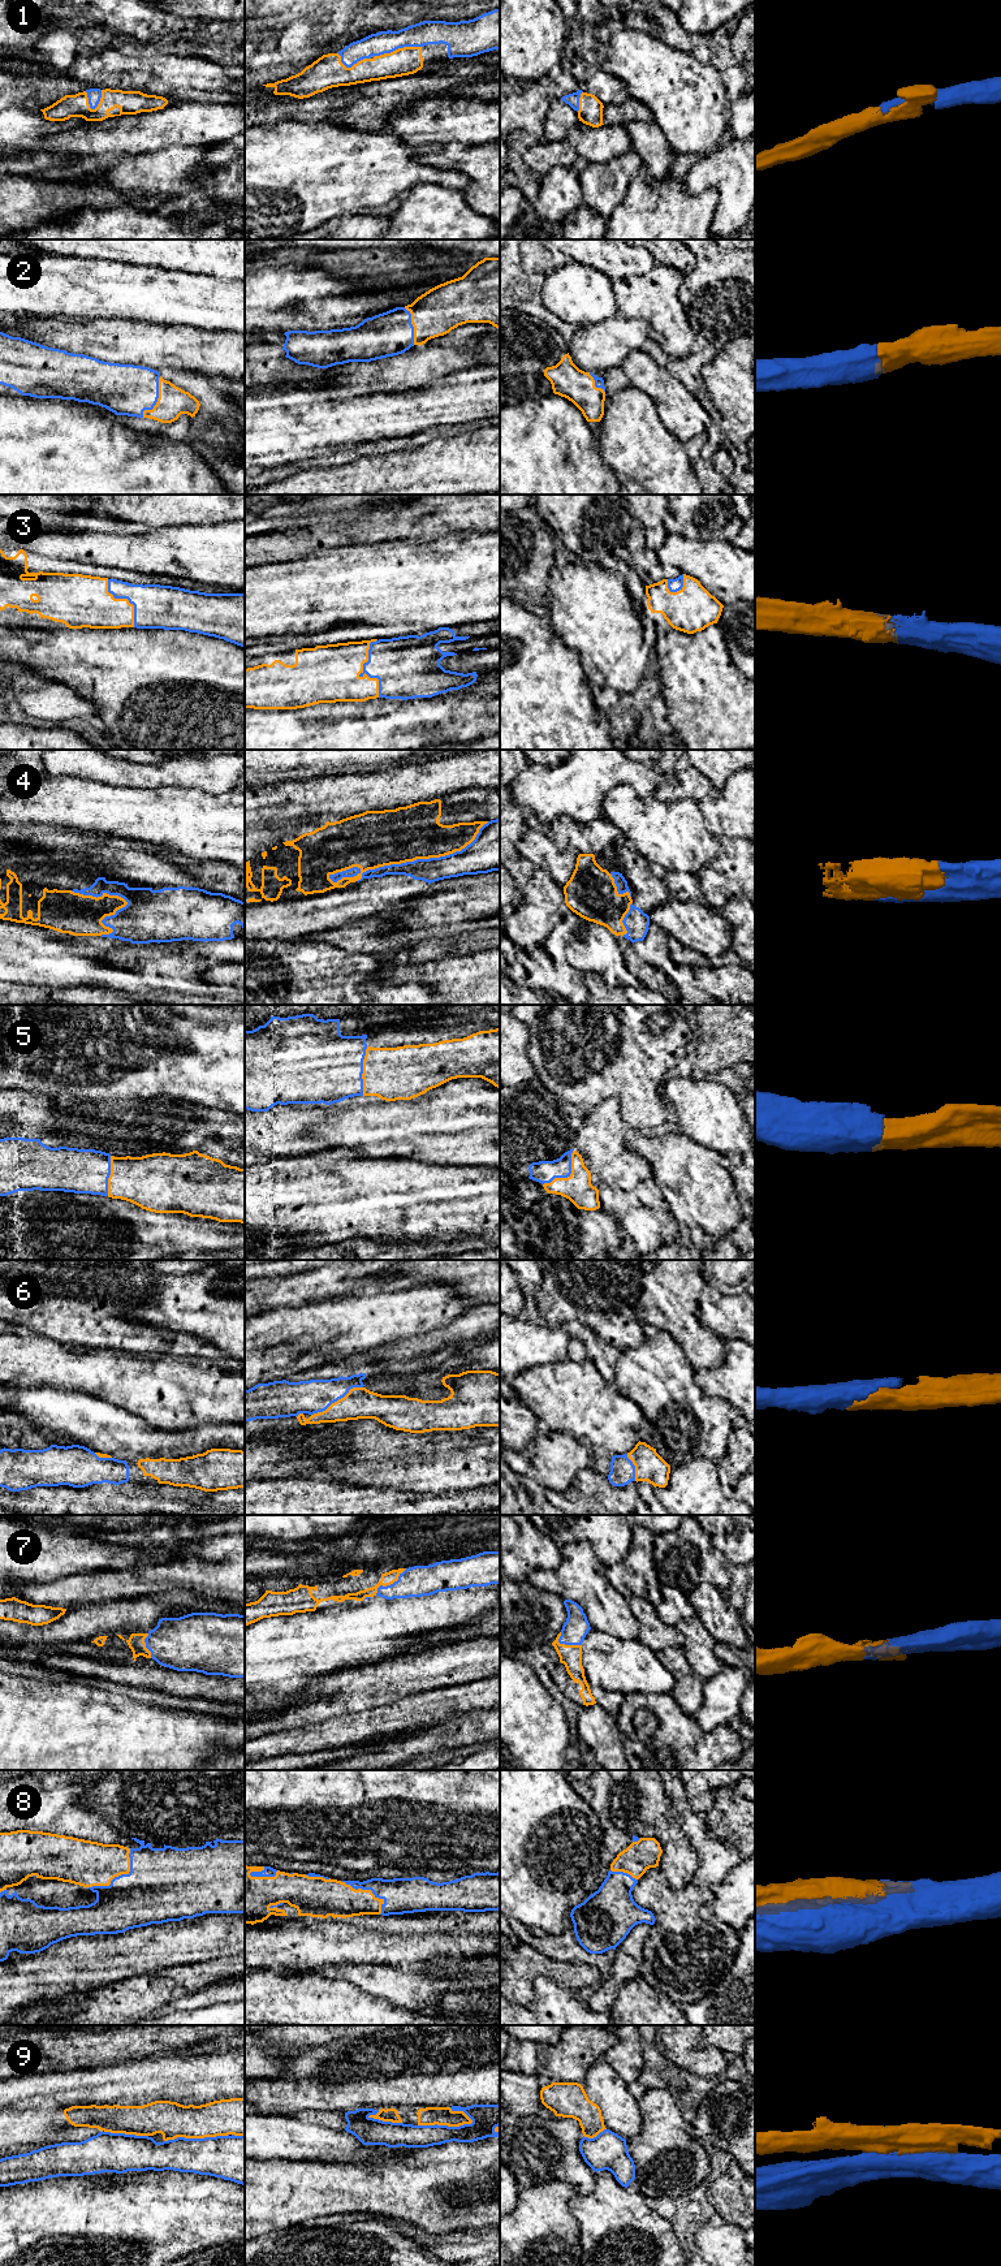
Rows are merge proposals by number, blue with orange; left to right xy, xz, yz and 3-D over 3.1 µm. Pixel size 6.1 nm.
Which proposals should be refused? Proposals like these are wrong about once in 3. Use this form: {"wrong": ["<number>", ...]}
{"wrong": ["9"]}

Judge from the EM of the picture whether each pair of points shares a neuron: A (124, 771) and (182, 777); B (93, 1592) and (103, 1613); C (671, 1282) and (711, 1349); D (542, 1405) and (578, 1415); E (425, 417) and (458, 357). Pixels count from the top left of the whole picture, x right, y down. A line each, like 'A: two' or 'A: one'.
A: one
B: two
C: one
D: one
E: two

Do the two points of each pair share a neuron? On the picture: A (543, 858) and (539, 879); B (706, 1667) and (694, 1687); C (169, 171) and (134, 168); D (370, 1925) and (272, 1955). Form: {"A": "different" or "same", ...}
{"A": "different", "B": "different", "C": "same", "D": "different"}

